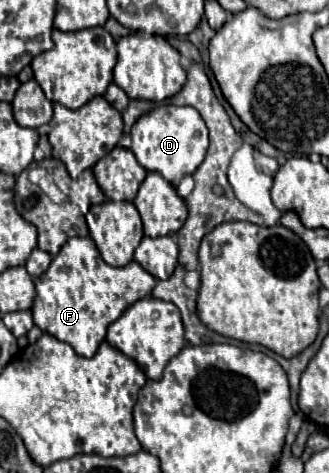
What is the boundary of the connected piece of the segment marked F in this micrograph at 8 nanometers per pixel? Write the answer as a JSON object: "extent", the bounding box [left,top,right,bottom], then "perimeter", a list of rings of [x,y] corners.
{"extent":[31,237,155,357],"perimeter":[[[91,237],[69,239],[53,257],[49,269],[33,283],[37,291],[31,309],[35,325],[43,333],[69,343],[83,357],[93,357],[105,339],[107,327],[133,303],[149,297],[155,287],[155,279],[135,261],[125,267],[107,265]]]}

